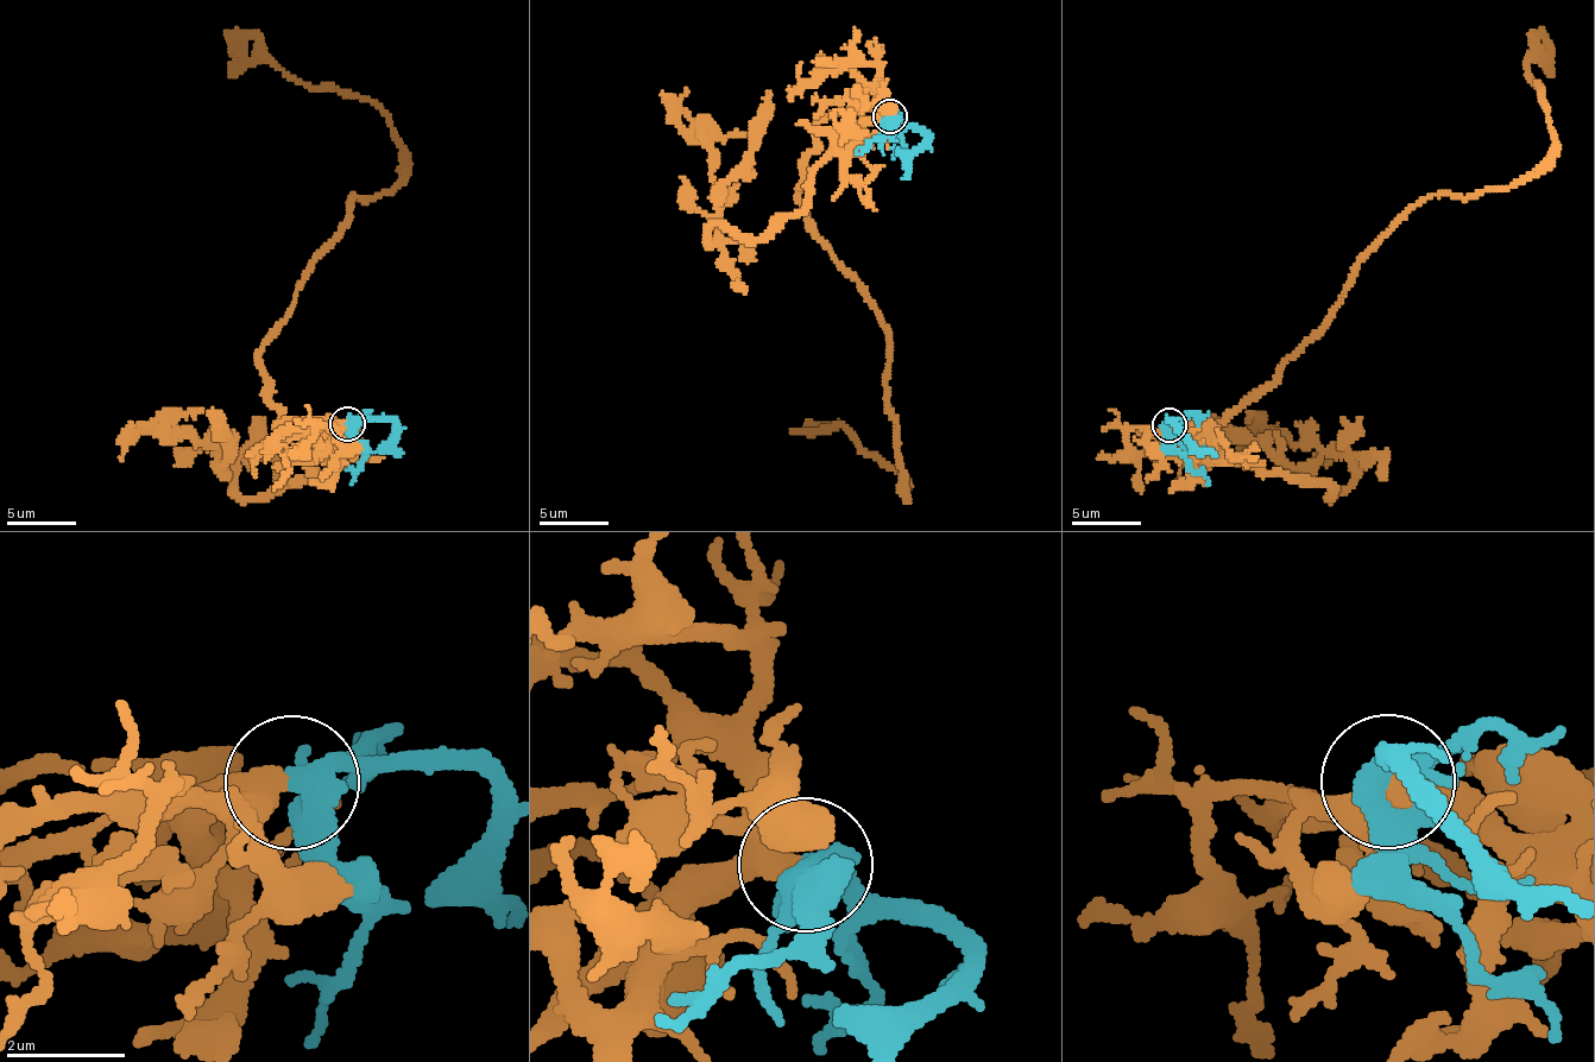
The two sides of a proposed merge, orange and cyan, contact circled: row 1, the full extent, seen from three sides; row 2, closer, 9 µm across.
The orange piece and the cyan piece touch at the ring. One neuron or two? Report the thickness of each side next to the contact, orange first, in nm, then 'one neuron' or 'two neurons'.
360/320 nm | one neuron

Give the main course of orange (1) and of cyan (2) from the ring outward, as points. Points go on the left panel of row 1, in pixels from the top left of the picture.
1: (347, 424), (279, 425), (258, 356), (350, 196), (392, 190), (401, 150), (369, 100), (310, 90), (225, 31)
2: (347, 424), (372, 421), (393, 424), (399, 438), (397, 456)

